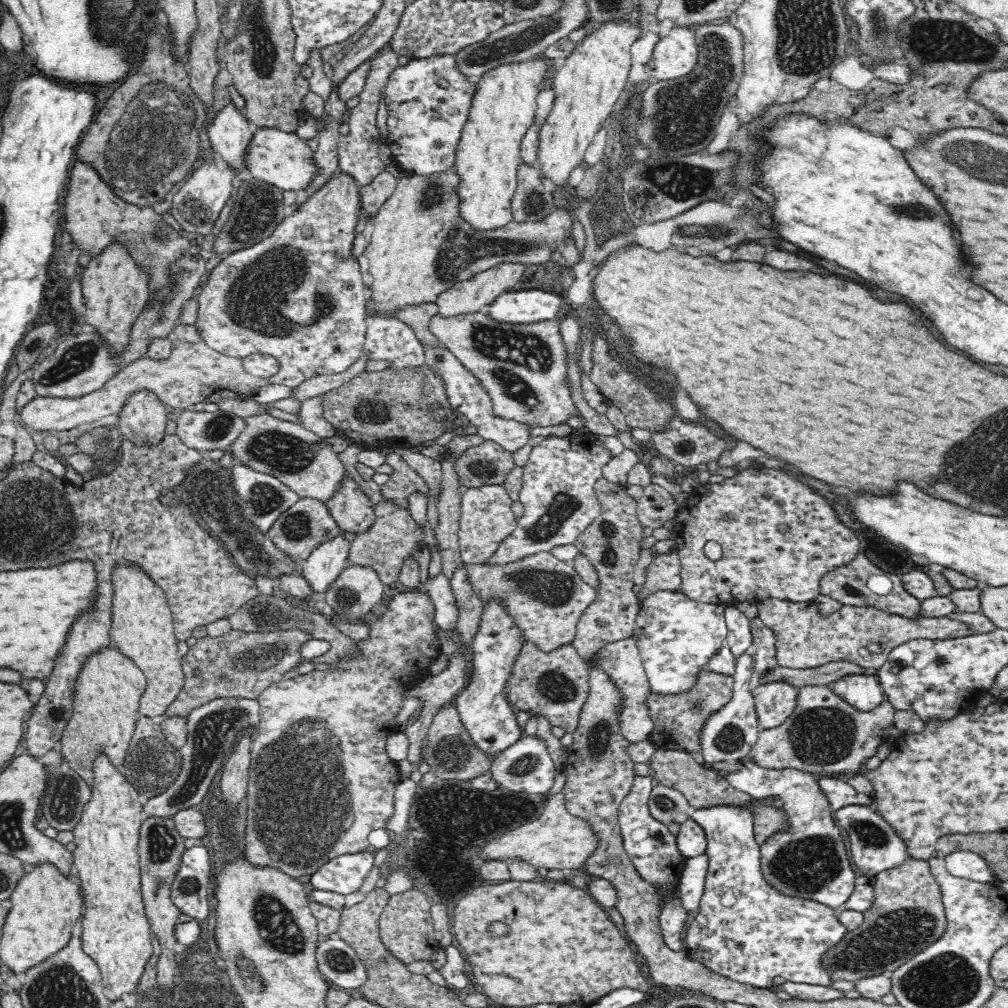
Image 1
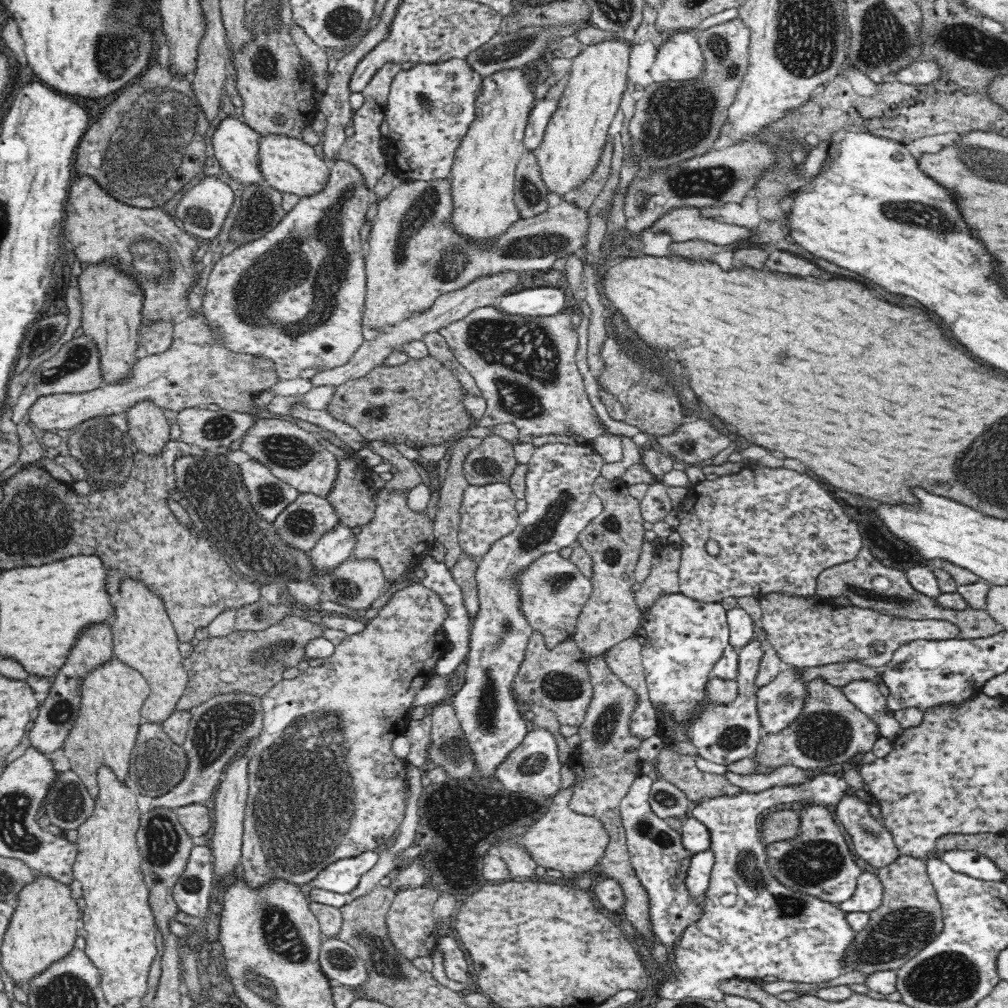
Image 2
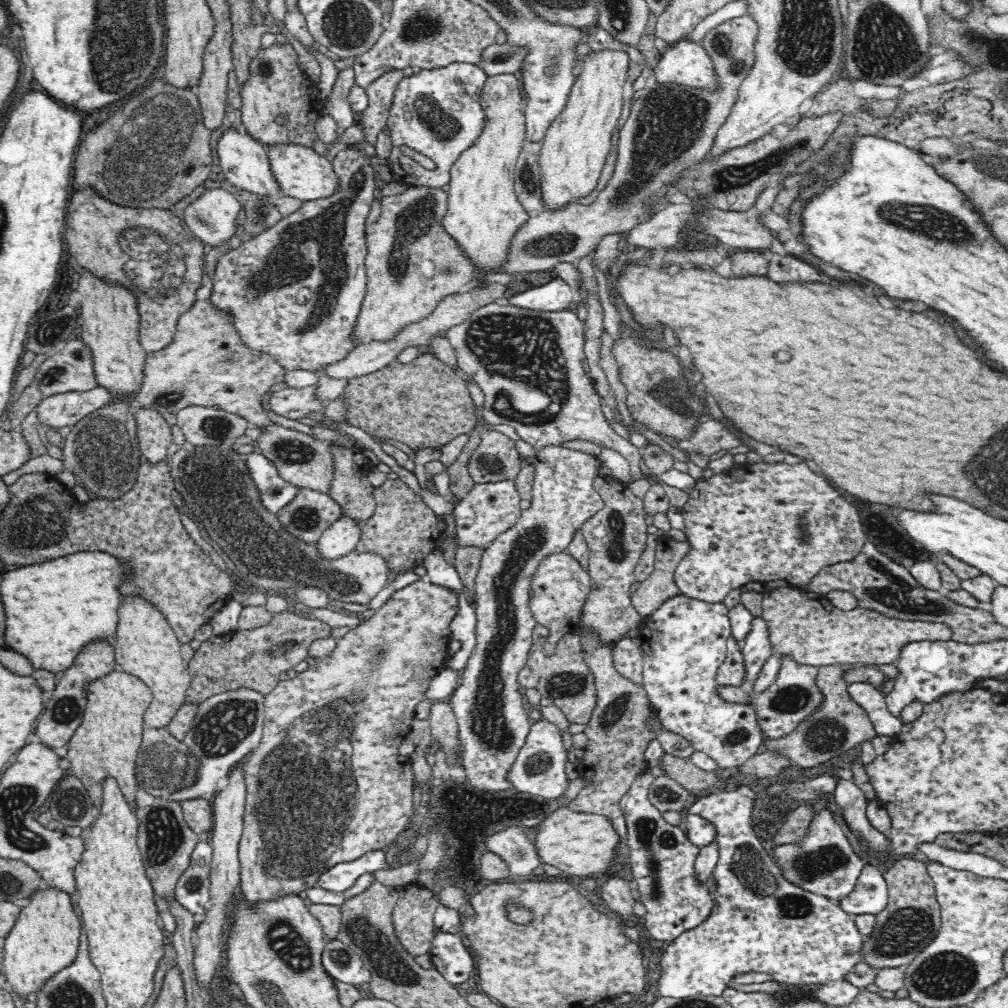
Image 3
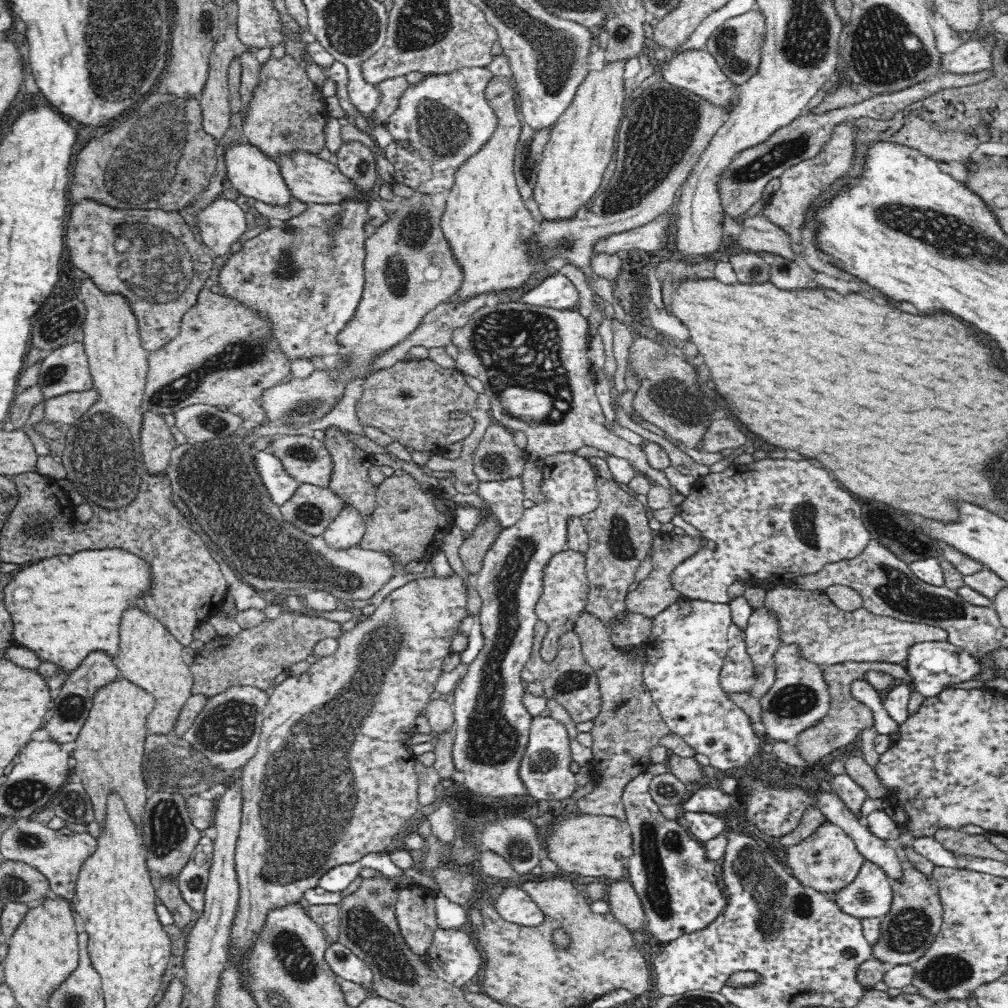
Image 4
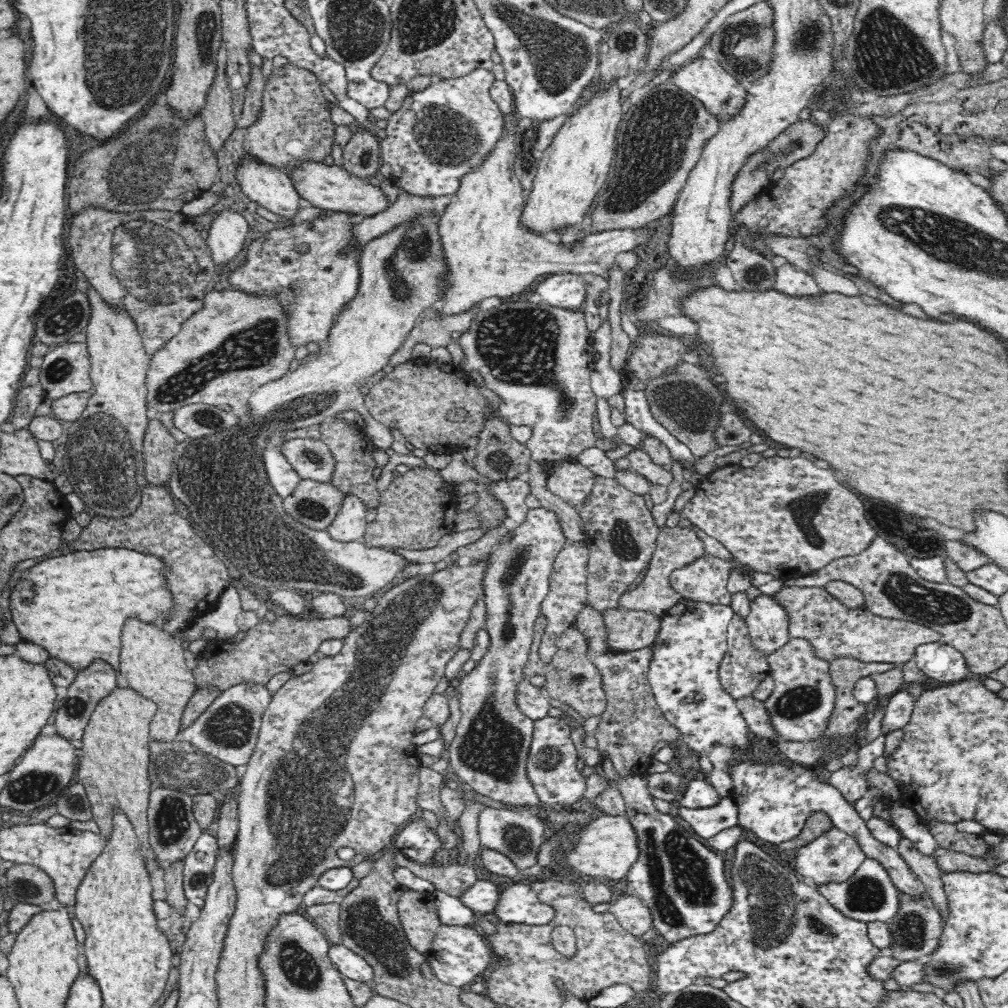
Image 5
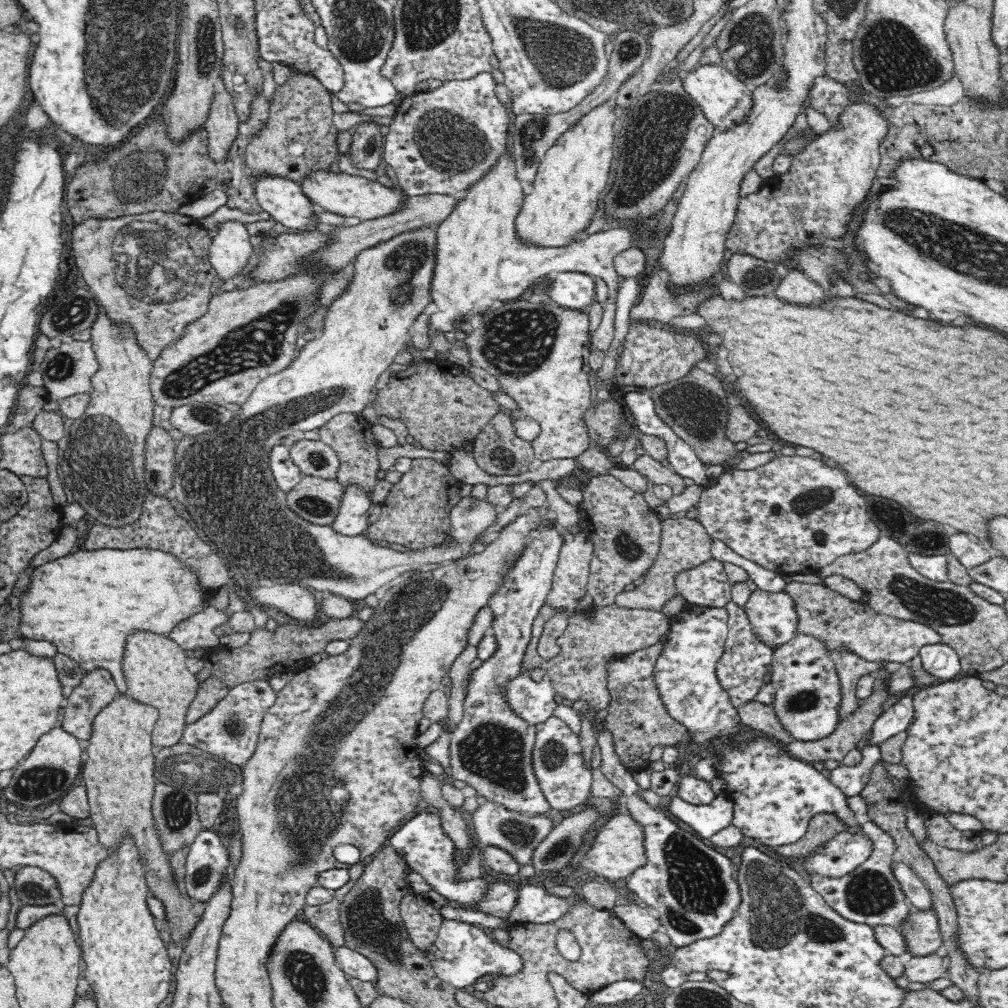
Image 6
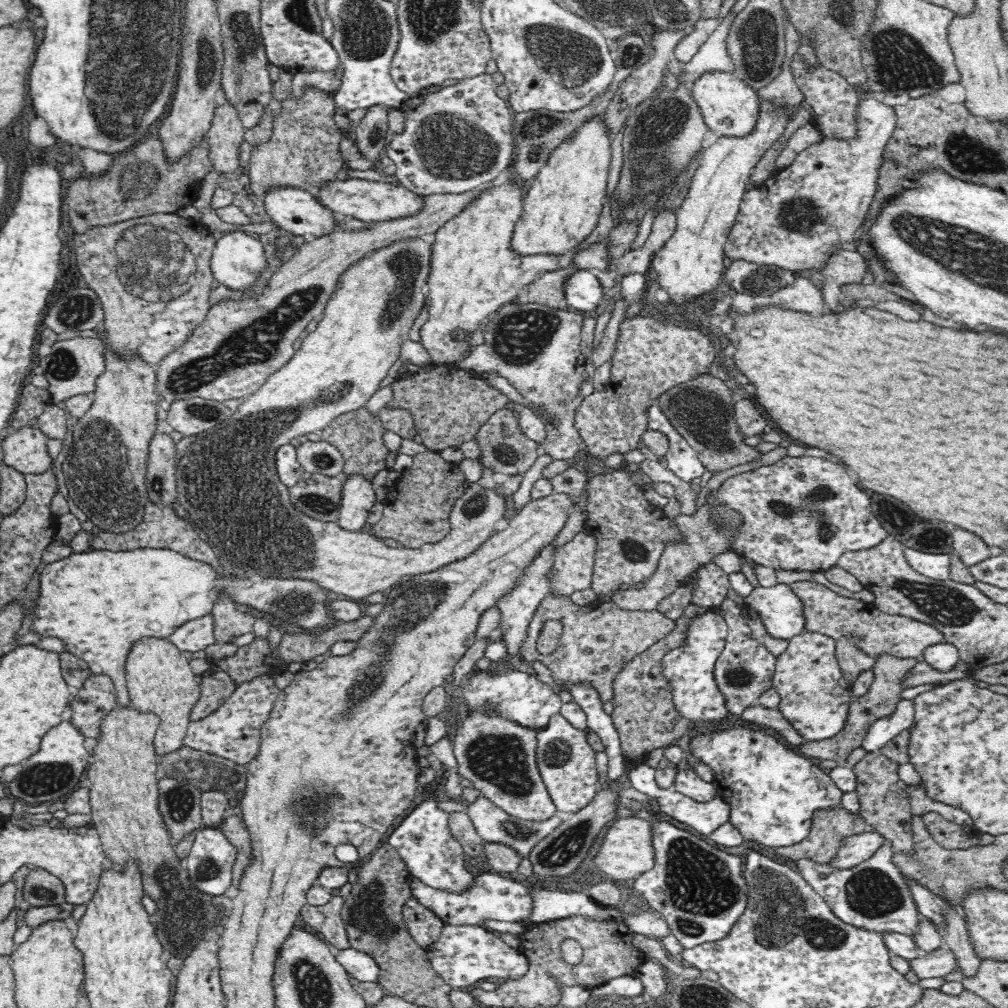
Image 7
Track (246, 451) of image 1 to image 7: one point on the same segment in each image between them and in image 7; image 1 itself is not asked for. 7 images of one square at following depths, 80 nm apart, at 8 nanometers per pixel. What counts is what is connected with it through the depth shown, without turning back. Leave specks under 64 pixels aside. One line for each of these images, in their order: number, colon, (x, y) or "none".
2: (297, 456)
3: (307, 462)
4: (307, 460)
5: (311, 458)
6: (315, 458)
7: (319, 457)

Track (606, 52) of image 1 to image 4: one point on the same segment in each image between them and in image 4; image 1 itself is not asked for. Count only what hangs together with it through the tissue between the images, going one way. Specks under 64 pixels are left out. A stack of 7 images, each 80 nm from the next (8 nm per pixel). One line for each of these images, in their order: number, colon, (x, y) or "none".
2: (573, 139)
3: (572, 154)
4: (573, 162)

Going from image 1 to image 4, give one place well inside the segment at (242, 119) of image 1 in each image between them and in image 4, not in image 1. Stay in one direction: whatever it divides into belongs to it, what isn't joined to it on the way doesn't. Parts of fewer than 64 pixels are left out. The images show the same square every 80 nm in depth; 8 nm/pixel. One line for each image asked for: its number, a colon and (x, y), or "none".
2: (235, 144)
3: (243, 159)
4: (251, 172)

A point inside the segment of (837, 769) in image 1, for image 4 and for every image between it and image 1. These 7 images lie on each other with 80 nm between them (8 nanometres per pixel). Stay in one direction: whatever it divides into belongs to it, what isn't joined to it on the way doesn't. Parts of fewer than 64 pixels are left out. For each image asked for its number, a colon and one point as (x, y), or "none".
2: (829, 730)
3: (838, 724)
4: (846, 718)

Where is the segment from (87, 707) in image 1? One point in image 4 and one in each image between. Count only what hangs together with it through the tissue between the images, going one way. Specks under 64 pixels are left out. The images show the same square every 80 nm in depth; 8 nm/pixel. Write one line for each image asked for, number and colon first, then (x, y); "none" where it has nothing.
2: (111, 696)
3: (106, 743)
4: (108, 752)

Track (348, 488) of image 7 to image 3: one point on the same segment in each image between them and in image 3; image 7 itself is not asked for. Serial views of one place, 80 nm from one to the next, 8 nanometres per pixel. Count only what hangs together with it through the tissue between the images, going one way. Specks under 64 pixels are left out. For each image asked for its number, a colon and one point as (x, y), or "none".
3: (341, 539)
4: (347, 530)
5: (349, 525)
6: (351, 520)

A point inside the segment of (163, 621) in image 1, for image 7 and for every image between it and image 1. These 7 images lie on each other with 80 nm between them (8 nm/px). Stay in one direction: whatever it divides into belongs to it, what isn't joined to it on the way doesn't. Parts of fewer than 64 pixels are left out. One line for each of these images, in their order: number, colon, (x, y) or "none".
2: (144, 637)
3: (147, 646)
4: (149, 656)
5: (152, 660)
6: (154, 669)
7: (159, 679)

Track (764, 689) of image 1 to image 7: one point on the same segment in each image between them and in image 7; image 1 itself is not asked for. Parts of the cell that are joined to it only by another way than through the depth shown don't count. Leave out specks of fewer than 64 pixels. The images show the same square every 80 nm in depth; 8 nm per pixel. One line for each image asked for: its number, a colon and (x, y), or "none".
2: (779, 702)
3: (793, 696)
4: (799, 697)
5: (800, 705)
6: (807, 696)
7: (814, 698)

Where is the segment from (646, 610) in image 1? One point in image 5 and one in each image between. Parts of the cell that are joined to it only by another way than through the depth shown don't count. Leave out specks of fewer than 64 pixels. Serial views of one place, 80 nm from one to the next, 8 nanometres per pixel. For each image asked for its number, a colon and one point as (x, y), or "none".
2: (682, 638)
3: (684, 640)
4: (684, 653)
5: (684, 677)

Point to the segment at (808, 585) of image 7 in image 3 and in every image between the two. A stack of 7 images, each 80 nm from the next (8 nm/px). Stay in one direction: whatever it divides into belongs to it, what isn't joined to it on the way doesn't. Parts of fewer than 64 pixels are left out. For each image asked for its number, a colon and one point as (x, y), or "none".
3: (803, 625)
4: (825, 635)
5: (834, 631)
6: (842, 625)

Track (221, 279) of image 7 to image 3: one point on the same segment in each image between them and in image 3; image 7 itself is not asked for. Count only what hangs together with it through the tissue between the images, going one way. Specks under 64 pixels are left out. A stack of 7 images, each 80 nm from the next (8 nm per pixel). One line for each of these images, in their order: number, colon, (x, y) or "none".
3: (211, 217)
4: (220, 222)
5: (228, 228)
6: (229, 251)

